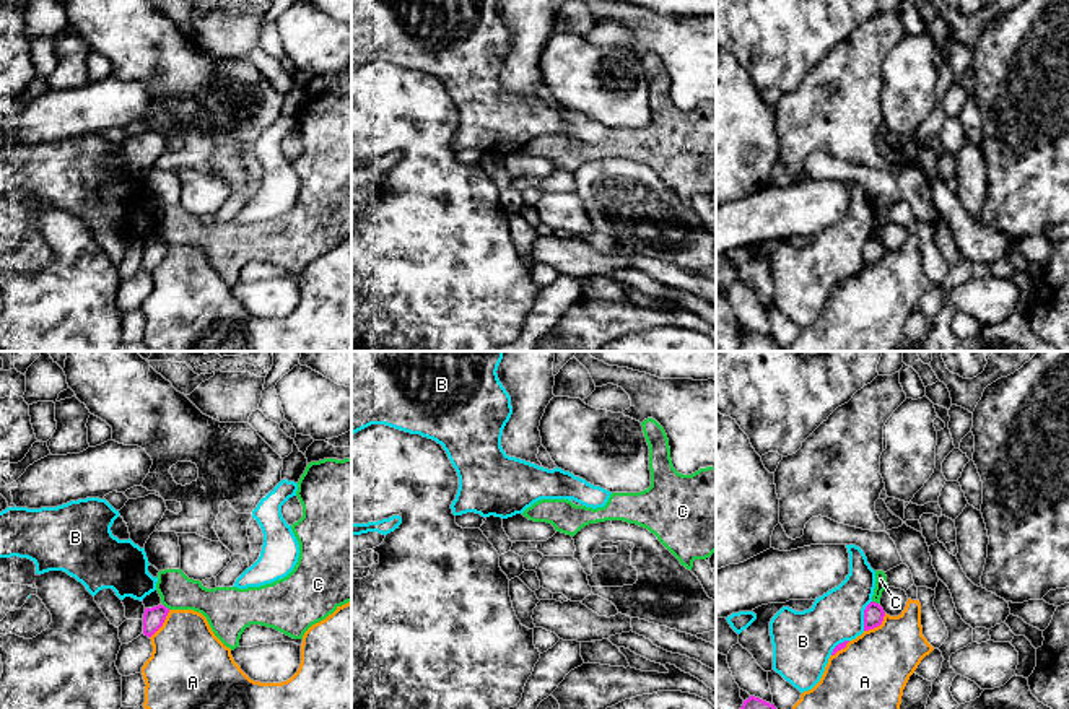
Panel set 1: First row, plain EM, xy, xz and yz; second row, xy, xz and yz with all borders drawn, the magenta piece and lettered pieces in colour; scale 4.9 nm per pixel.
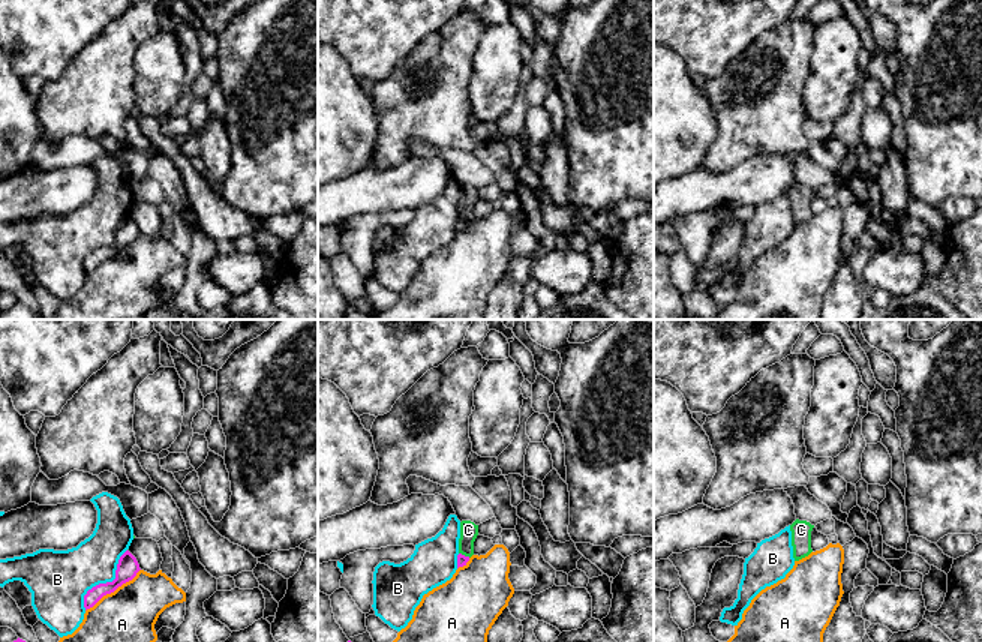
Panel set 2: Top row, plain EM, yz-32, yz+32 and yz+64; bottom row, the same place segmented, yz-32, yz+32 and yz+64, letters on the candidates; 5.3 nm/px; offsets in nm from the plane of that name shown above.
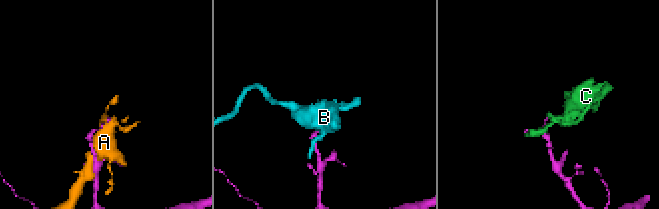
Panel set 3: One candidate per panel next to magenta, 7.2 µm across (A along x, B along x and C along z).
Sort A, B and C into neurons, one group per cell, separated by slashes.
A / B / C

